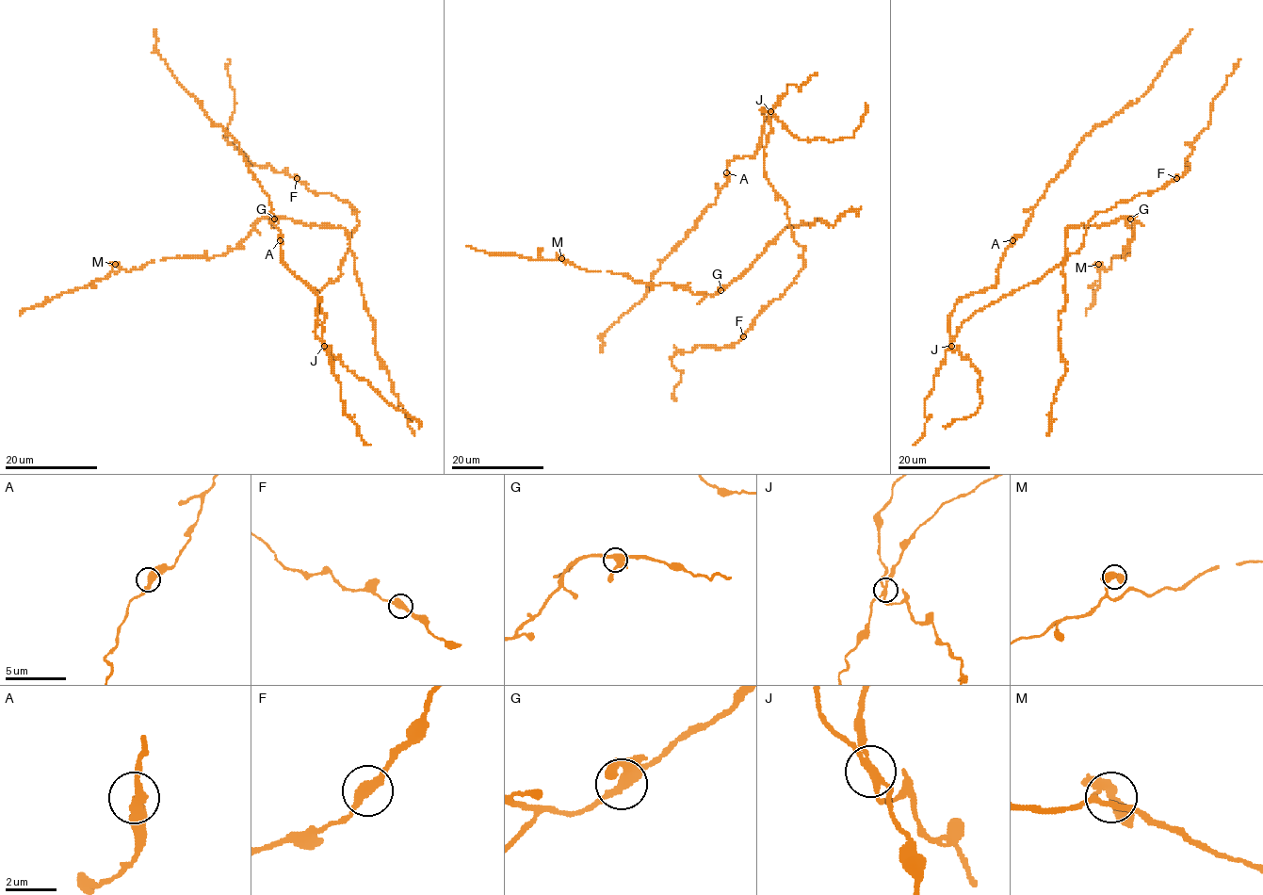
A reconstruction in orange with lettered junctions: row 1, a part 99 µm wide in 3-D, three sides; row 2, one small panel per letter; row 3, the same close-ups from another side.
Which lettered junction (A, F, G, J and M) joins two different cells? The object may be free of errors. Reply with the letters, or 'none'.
none

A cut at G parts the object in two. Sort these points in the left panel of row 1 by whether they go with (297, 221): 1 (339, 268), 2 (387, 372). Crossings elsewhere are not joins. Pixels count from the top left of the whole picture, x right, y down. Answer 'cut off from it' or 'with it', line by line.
1: cut off from it
2: with it

